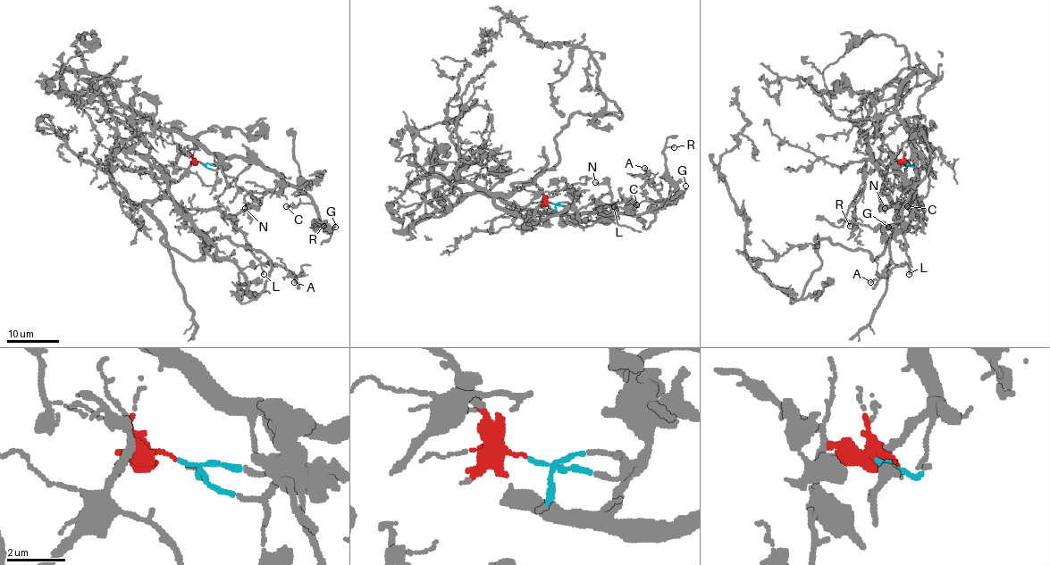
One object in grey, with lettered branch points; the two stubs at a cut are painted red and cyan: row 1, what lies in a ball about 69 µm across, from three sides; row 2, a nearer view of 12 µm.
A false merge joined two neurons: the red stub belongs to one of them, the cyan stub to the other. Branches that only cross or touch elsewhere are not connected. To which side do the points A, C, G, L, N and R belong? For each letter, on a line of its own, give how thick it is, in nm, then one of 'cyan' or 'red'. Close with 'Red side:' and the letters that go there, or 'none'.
A: 130 nm | red
C: 150 nm | cyan
G: 190 nm | cyan
L: 140 nm | red
N: 160 nm | cyan
R: 140 nm | cyan
Red side: A, L

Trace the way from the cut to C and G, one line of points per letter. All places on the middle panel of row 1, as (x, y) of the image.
C: (551, 203), (565, 206), (570, 203), (567, 212), (576, 214), (642, 214), (662, 203), (642, 201), (636, 203)
G: (551, 203), (565, 206), (570, 203), (567, 212), (576, 214), (649, 212), (666, 200), (679, 195), (685, 186)

